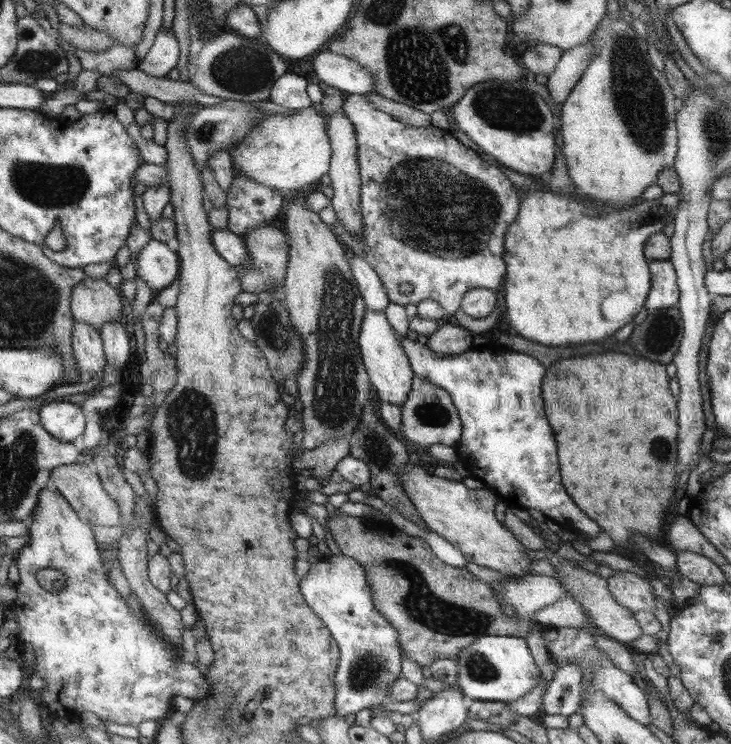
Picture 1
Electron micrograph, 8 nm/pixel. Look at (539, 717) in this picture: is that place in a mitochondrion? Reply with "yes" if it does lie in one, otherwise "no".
no

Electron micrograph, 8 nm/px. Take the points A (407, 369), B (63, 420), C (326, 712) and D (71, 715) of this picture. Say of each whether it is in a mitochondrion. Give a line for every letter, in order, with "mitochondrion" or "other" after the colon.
A: other
B: other
C: other
D: other

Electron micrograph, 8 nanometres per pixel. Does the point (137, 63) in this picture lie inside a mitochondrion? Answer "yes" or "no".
no

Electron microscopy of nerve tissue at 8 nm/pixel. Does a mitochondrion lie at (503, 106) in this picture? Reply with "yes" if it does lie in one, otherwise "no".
yes

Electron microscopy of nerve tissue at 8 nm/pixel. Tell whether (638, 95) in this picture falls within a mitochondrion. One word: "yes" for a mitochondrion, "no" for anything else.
yes

